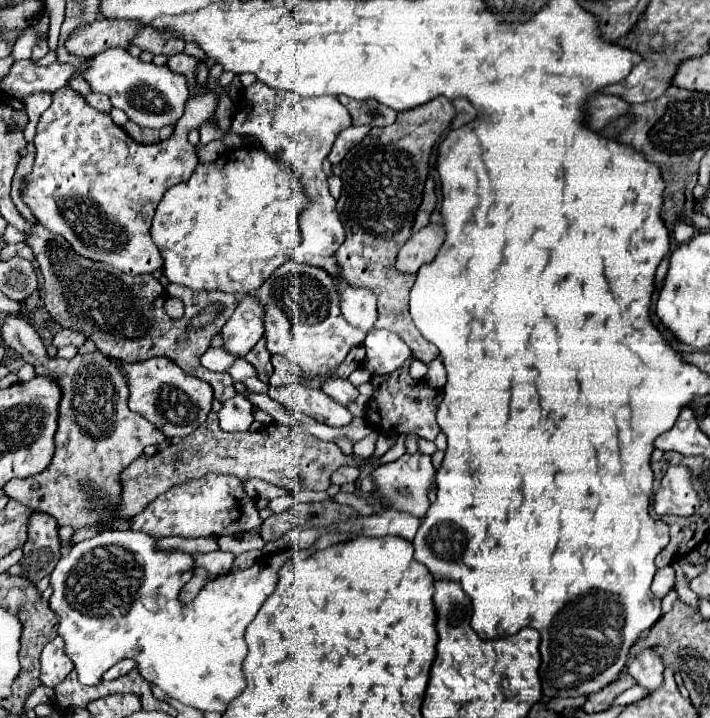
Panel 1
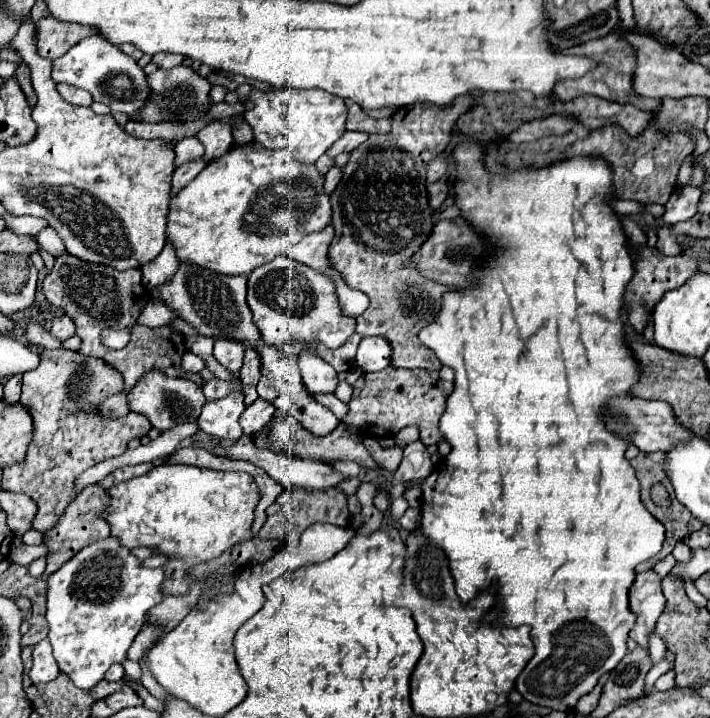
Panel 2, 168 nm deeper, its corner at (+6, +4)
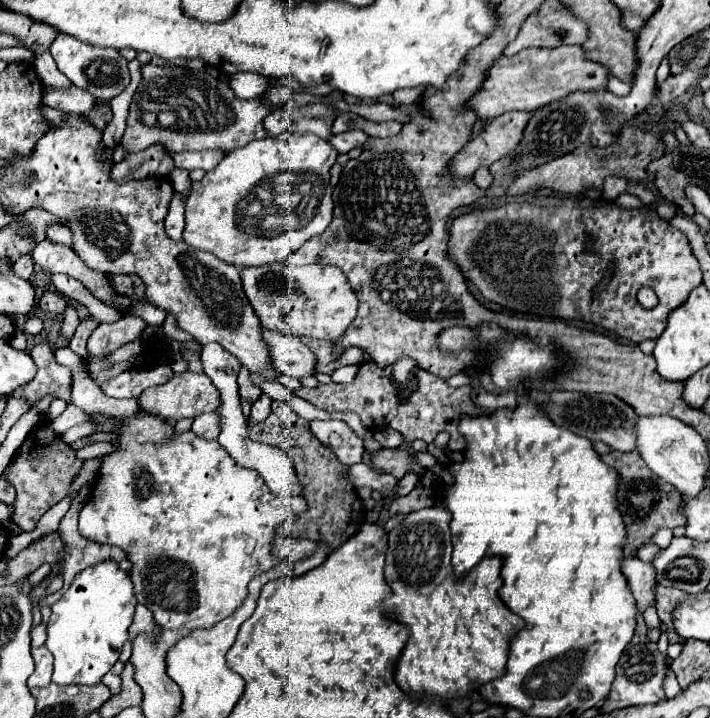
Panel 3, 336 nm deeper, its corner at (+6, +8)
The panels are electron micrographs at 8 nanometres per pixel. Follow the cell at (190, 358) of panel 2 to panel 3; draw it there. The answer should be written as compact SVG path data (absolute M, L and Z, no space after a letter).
M159 363L159 365L153 365L153 367L125 371L125 373L117 375L115 379L107 381L101 389L109 397L135 397L137 399L143 393L143 389L165 383L171 377L173 377L171 365Z

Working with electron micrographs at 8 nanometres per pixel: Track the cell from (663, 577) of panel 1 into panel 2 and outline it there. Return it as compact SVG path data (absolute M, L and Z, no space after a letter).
M655 571L637 573L629 589L629 605L631 605L631 611L637 615L637 623L631 629L629 637L635 639L641 647L647 647L649 631L655 627L665 607L661 577Z

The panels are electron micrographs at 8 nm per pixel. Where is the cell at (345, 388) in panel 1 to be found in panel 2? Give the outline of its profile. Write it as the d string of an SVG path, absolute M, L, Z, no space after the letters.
M315 345L297 353L295 363L299 367L303 385L311 393L333 393L337 387L337 371L325 363L319 355Z

